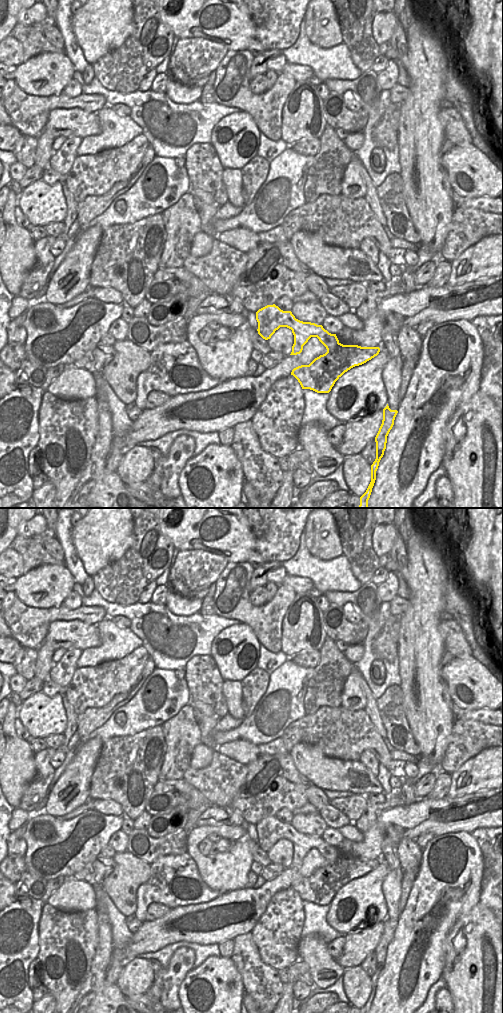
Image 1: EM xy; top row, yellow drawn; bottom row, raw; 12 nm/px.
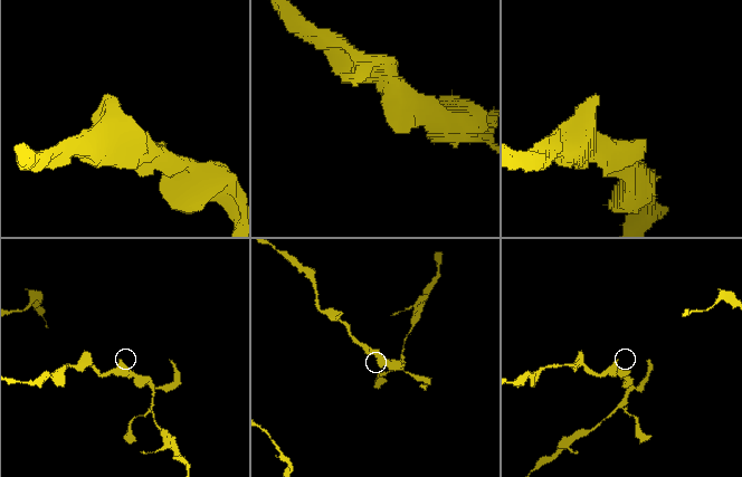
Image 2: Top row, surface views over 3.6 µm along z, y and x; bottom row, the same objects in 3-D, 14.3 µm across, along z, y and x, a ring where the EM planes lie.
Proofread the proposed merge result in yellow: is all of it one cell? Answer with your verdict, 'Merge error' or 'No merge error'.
No merge error

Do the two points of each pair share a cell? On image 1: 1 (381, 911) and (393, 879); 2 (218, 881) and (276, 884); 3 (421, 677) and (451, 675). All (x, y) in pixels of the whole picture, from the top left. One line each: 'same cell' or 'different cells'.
1: different cells
2: different cells
3: different cells

